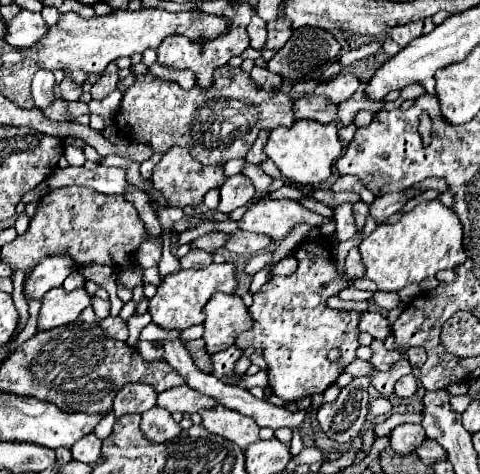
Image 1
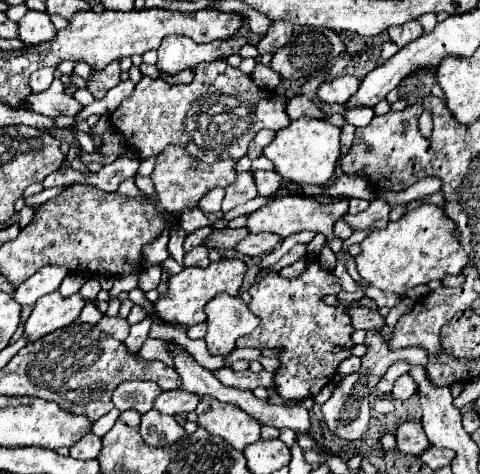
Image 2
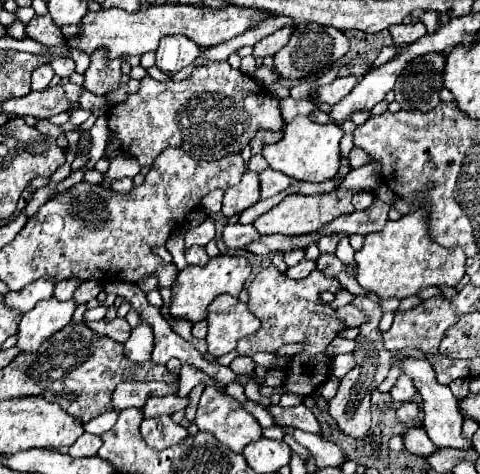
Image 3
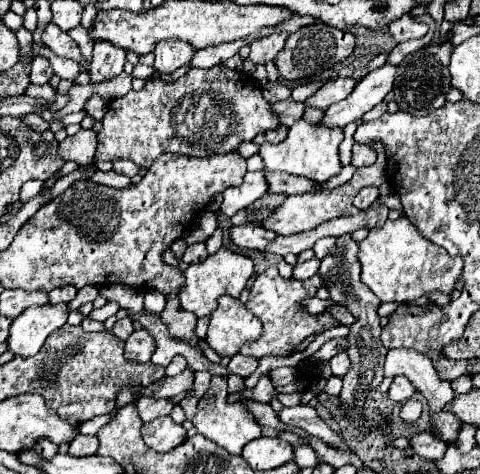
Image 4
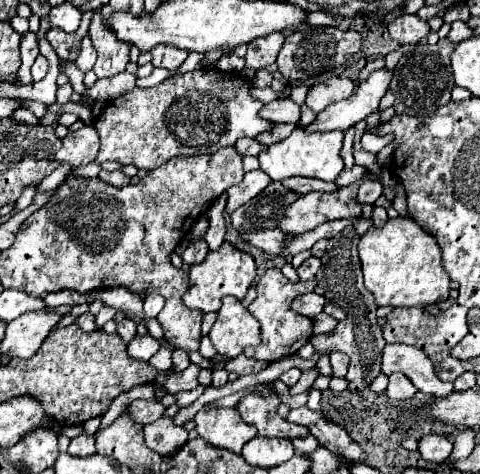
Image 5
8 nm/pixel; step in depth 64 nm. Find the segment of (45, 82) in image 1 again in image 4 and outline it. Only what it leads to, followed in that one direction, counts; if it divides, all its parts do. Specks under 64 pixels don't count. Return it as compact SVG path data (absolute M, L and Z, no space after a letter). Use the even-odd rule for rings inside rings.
M36 56L32 60L32 70L30 70L30 82L32 84L42 84L48 82L52 78L52 66L44 56Z

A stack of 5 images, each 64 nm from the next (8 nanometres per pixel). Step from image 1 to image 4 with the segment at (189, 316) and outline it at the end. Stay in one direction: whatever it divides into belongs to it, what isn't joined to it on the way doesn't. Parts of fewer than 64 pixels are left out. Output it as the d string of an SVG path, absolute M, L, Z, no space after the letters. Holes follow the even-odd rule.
M220 248L216 254L208 256L204 262L200 264L192 264L188 266L188 270L184 272L186 276L186 282L184 282L184 288L180 290L180 304L184 310L188 312L194 312L198 318L202 316L208 316L216 310L216 304L218 304L218 298L222 294L230 294L234 298L240 296L240 292L246 288L250 276L254 274L254 264L248 256L242 256L242 254L234 254L230 252L228 248Z

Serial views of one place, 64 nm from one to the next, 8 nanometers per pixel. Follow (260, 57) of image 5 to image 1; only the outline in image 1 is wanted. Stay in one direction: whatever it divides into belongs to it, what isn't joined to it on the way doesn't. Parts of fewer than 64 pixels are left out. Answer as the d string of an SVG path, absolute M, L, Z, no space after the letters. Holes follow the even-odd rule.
M284 18L272 20L272 22L268 22L268 40L262 50L278 50L280 46L284 46L288 42L290 36L292 36L290 20L284 20Z

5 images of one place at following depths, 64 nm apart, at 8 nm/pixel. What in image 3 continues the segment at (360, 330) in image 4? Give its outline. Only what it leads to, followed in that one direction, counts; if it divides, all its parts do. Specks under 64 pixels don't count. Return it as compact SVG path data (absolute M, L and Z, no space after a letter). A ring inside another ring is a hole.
M332 254L320 256L320 258L316 260L316 264L318 264L318 270L320 270L324 276L328 276L328 278L338 278L340 272L346 272L348 276L356 278L356 266L348 266L348 264L344 264L342 260L338 260L338 258L332 256ZM374 294L356 296L350 302L358 310L362 310L368 320L360 326L360 334L356 338L356 350L352 352L354 354L354 360L356 360L356 366L342 378L340 388L338 388L338 394L330 400L330 416L336 420L336 424L338 424L338 428L342 432L346 432L348 436L354 436L354 438L362 438L370 430L370 394L386 378L386 374L390 370L390 364L392 364L392 356L424 358L422 352L394 352L392 354L392 352L384 350L384 346L382 346L382 332L378 328L378 322L382 318L382 312L380 312L378 302L380 302L380 298L374 296Z

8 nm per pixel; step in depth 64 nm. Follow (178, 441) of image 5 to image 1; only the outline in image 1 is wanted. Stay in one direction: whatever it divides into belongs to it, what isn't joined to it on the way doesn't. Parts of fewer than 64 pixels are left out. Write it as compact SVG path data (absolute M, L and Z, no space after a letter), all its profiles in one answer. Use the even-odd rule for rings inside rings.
M154 406L142 414L140 430L154 444L170 442L182 432L180 424L172 418L172 414L168 414L164 408L158 408L158 406Z

